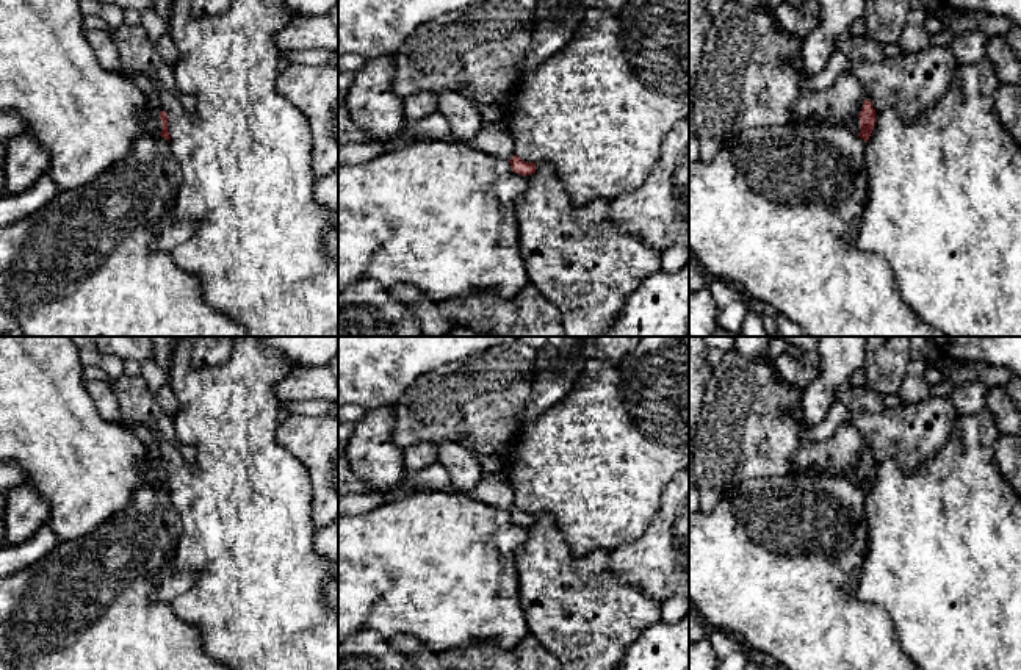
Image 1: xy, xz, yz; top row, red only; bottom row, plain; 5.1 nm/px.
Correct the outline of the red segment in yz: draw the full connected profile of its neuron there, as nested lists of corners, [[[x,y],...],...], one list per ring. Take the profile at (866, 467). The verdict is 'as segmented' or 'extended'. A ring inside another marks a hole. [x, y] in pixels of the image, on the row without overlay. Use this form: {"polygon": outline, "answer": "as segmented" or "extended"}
{"polygon": [[[863,445],[863,457],[860,465],[846,477],[846,481],[858,485],[864,493],[869,490],[875,476],[875,460],[866,445]]], "answer": "extended"}

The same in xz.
{"polygon": [[[490,473],[482,474],[467,495],[482,504],[507,510],[515,524],[526,528],[536,523],[536,513],[526,513],[515,506],[510,485]]], "answer": "extended"}

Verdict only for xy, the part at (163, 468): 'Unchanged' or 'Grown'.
Grown

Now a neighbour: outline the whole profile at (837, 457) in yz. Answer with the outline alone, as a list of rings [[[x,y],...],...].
[[[849,424],[839,427],[827,441],[806,441],[802,432],[802,441],[796,456],[791,459],[791,468],[794,473],[846,479],[855,468],[858,468],[861,457],[861,437],[858,434],[858,429]]]

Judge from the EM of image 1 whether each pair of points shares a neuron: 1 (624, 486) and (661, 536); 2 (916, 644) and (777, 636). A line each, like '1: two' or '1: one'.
1: two
2: two

